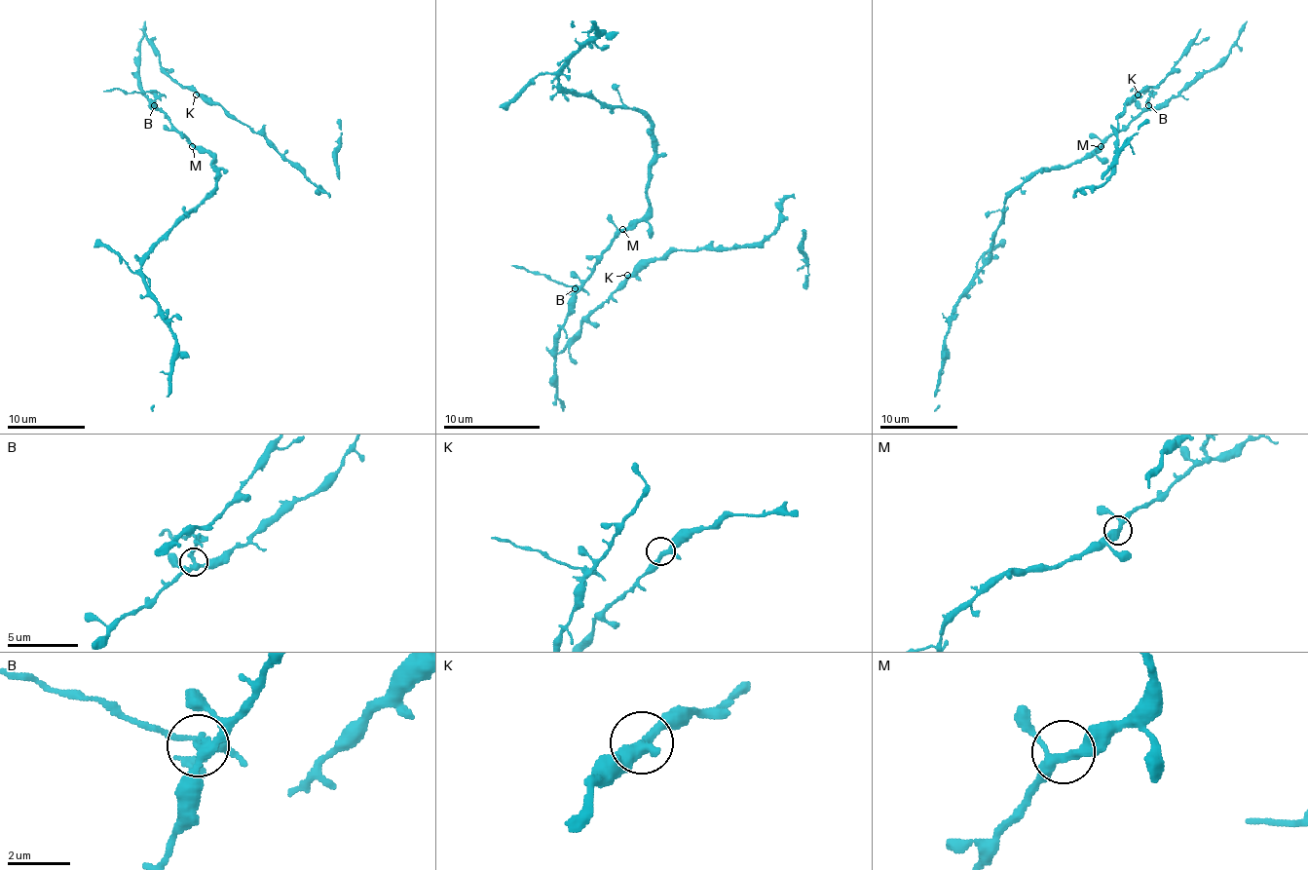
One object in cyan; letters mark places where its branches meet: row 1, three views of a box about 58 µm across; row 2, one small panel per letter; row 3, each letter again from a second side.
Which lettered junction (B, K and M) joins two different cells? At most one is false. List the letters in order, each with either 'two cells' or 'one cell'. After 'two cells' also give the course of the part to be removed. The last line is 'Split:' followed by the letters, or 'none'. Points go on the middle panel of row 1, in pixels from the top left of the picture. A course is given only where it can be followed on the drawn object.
B: two cells | (574, 289), (510, 265)
K: one cell
M: one cell
Split: B

